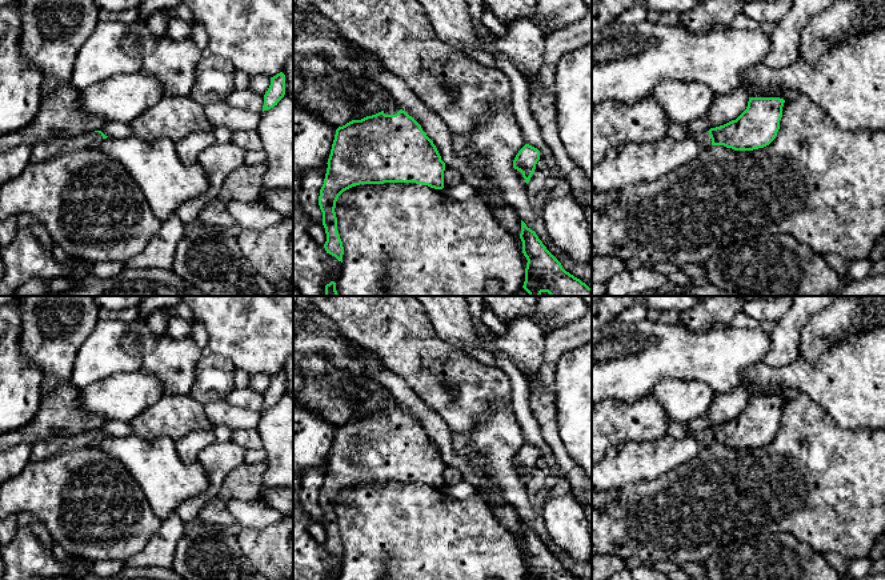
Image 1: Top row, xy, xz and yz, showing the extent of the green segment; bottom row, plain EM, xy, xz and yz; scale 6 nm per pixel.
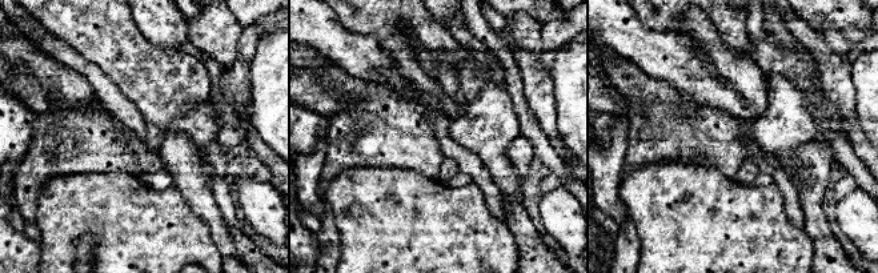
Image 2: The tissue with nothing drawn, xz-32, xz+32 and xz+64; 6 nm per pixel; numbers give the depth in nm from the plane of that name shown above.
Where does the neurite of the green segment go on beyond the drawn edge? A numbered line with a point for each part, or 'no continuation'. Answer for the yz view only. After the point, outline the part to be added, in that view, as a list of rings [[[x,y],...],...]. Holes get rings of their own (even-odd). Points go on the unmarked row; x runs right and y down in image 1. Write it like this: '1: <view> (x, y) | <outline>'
1: yz (704, 436) | [[[702,431],[702,432],[697,432],[694,435],[694,437],[701,441],[704,445],[712,444],[712,437],[709,435],[709,431]]]

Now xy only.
1: xy (44, 448) | [[[91,431],[75,436],[55,435],[31,444],[31,460],[41,461],[68,451],[92,447],[103,439],[101,432]]]

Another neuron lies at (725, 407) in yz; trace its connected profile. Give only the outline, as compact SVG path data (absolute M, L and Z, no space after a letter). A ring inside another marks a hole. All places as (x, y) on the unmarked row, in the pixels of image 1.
M738 385L728 393L716 393L709 411L704 417L688 423L692 436L736 419L748 405L749 393L745 385Z

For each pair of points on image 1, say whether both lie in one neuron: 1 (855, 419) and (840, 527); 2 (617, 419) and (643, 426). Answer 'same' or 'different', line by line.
1: different
2: same

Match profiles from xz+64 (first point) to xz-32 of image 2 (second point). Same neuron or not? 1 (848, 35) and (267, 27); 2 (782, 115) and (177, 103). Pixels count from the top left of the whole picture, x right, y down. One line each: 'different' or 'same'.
1: same
2: different

